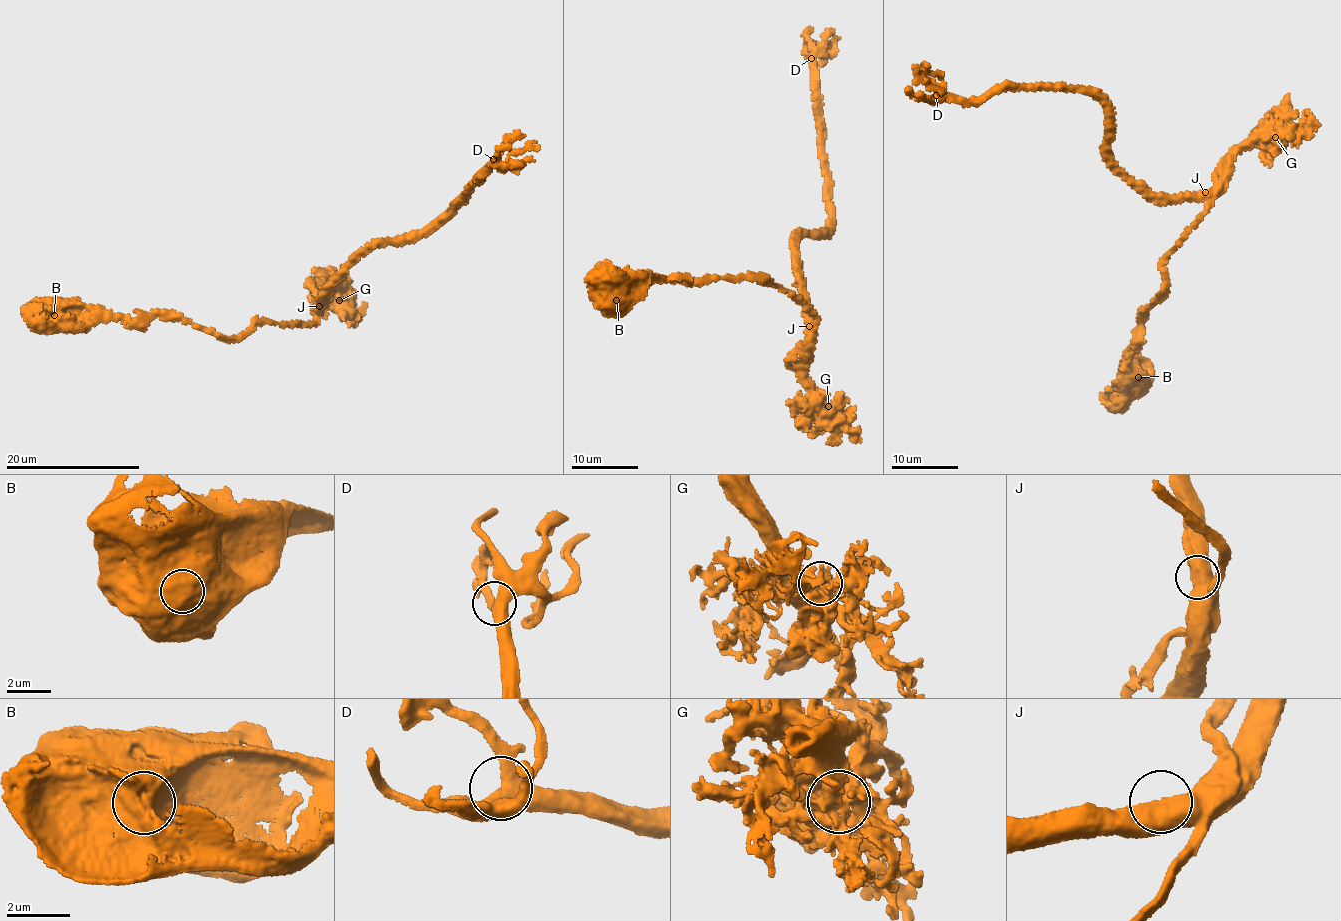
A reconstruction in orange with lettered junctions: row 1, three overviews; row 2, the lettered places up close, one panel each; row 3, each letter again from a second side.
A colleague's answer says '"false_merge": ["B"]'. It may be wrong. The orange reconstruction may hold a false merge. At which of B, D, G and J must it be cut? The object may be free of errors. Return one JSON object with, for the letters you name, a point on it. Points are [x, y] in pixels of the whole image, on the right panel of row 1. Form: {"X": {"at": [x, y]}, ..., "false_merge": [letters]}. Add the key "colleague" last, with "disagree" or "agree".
{"false_merge": [], "colleague": "disagree"}

